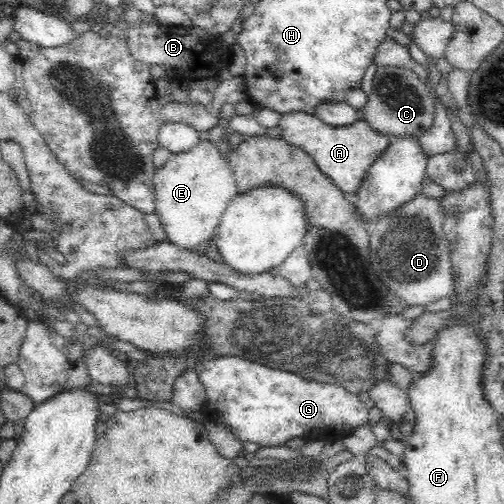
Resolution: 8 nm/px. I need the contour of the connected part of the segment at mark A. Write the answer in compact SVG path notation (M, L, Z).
M288 112L288 114L283 114L280 117L278 125L283 132L281 138L288 142L288 144L307 152L316 163L316 166L338 188L342 189L342 192L346 192L346 194L356 194L356 190L358 190L358 186L360 186L366 171L390 144L386 135L372 130L364 119L354 120L352 123L344 126L332 126L326 124L314 114L308 114L307 112Z

